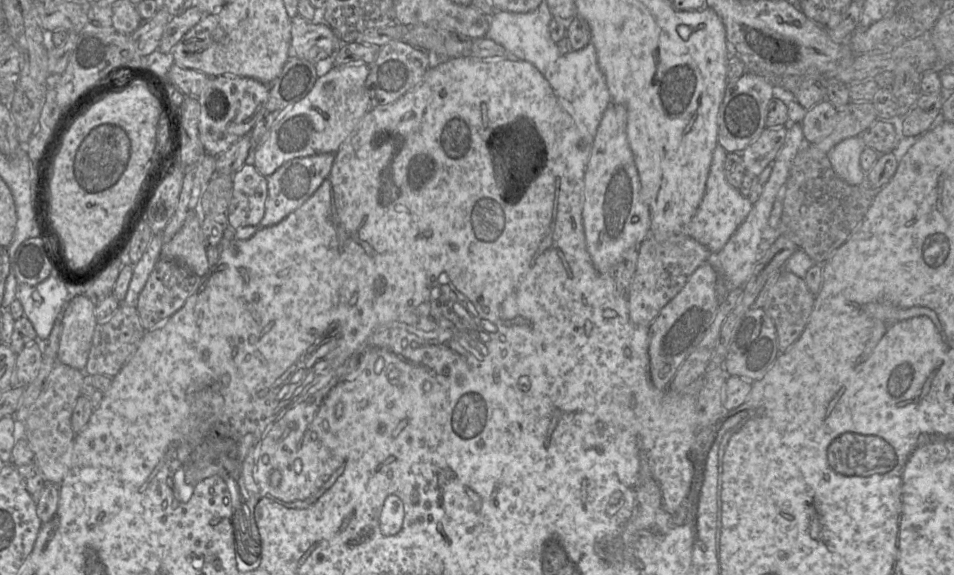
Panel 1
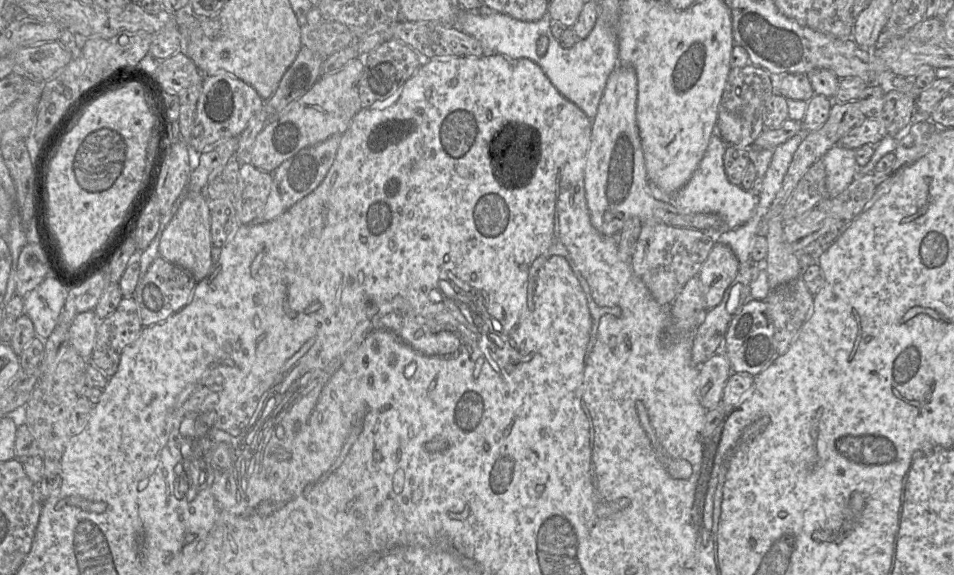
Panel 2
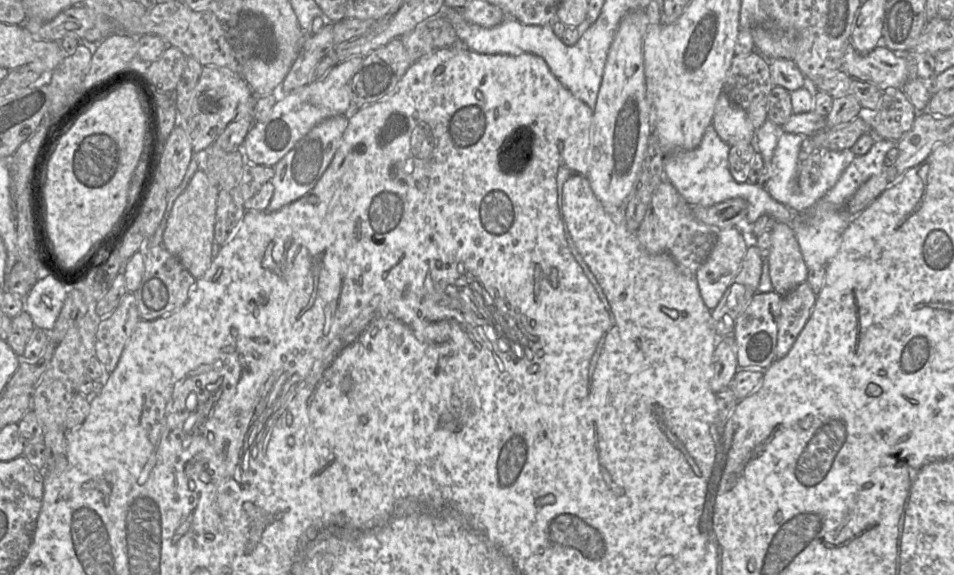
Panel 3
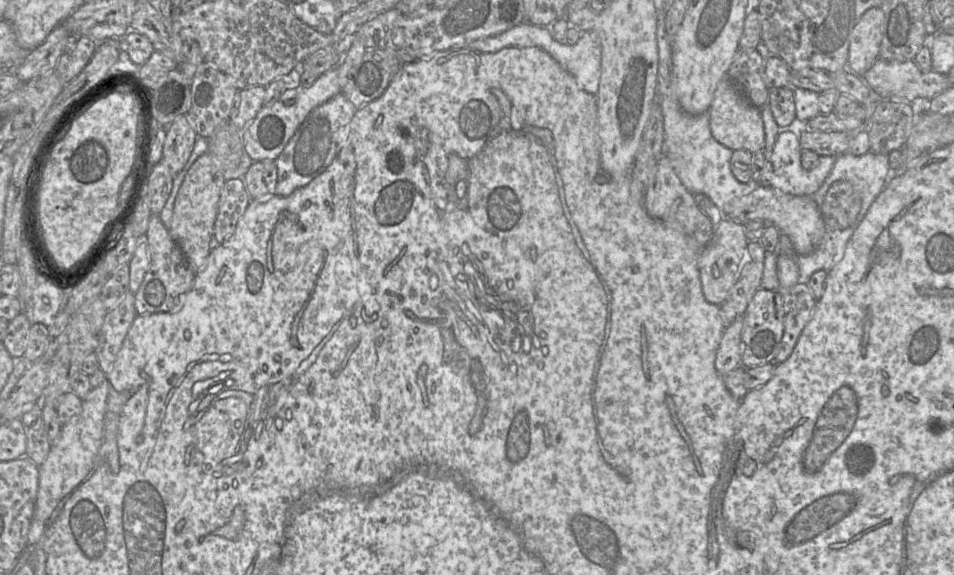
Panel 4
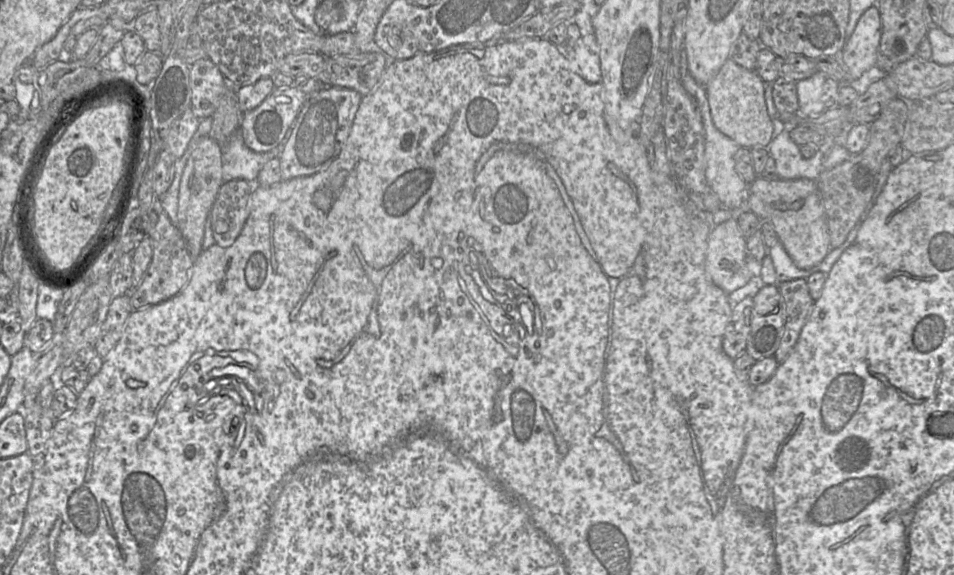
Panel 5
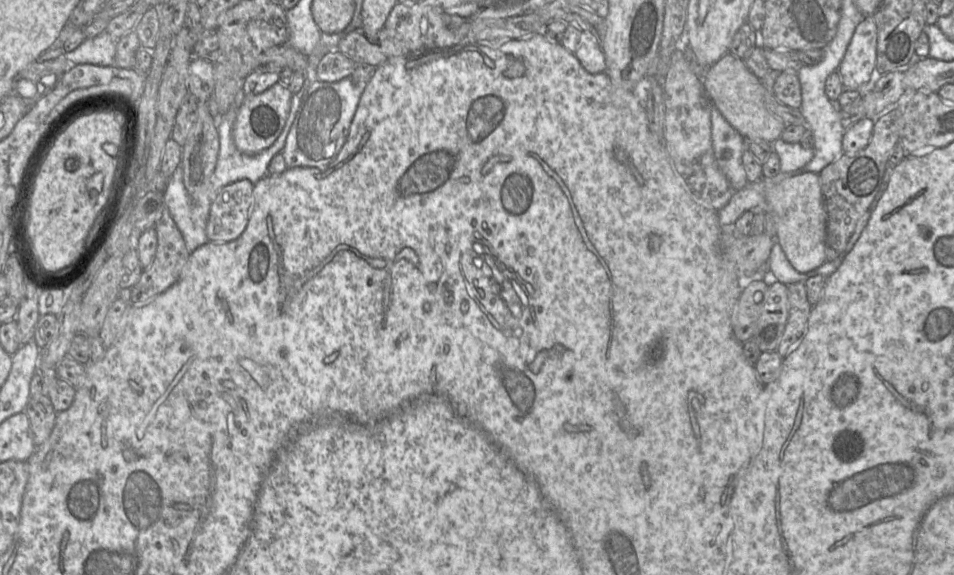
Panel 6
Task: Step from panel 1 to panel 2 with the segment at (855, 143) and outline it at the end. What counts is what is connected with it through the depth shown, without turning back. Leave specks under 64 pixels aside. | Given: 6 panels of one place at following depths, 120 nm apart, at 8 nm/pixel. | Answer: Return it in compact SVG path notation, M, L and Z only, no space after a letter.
M835 145L825 153L822 161L826 171L827 198L839 195L859 175L853 149Z

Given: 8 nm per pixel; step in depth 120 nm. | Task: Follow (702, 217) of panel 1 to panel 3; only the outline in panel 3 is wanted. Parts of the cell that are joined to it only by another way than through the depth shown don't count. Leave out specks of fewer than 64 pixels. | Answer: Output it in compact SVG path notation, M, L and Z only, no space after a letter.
M711 123L706 128L698 147L674 151L665 156L664 177L691 206L711 207L729 199L743 198L747 202L746 226L753 225L762 215L768 215L776 222L792 225L795 213L772 198L765 188L747 182L737 183L733 179L728 162L730 147L719 138Z

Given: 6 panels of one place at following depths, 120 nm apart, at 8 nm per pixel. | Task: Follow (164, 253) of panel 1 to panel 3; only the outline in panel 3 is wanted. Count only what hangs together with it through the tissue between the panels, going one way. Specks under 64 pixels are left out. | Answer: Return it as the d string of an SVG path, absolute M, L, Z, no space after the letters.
M197 170L175 200L163 234L162 245L176 256L195 279L201 278L212 262L212 245L219 189L204 170Z

